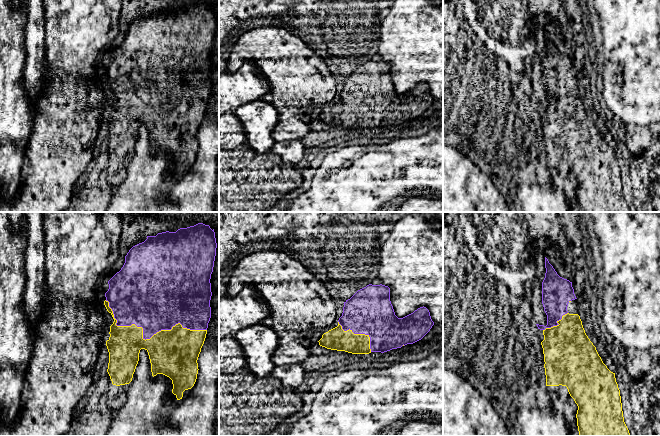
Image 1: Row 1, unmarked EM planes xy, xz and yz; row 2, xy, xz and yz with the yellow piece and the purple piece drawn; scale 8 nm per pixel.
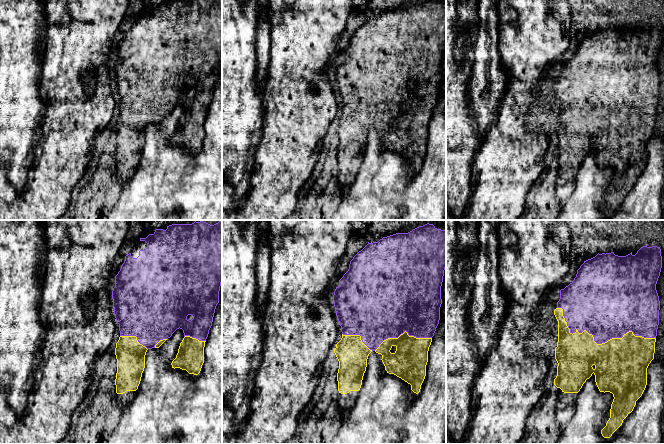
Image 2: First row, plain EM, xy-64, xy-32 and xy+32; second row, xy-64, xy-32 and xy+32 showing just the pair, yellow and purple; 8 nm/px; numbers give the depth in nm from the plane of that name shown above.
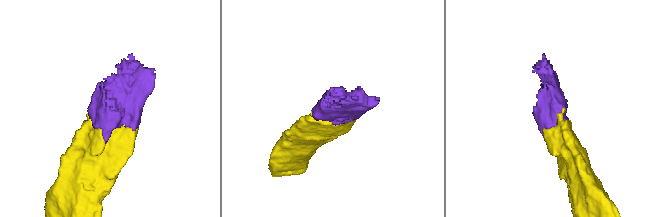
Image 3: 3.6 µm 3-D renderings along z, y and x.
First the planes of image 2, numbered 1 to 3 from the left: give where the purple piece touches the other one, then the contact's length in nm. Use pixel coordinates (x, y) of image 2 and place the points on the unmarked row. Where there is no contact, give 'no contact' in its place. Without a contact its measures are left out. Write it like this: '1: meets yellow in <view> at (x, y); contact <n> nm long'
1: meets yellow in xy-64 at (135, 112); contact 260 nm long
2: meets yellow in xy-32 at (403, 109); contact 480 nm long
3: meets yellow in xy+32 at (598, 120); contact 850 nm long

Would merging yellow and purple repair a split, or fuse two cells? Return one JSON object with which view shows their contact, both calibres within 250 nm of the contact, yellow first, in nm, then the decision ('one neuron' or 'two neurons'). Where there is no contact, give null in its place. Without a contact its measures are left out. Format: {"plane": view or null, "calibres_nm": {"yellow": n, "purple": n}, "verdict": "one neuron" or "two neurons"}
{"plane": "xy", "calibres_nm": {"yellow": 360, "purple": 340}, "verdict": "one neuron"}

